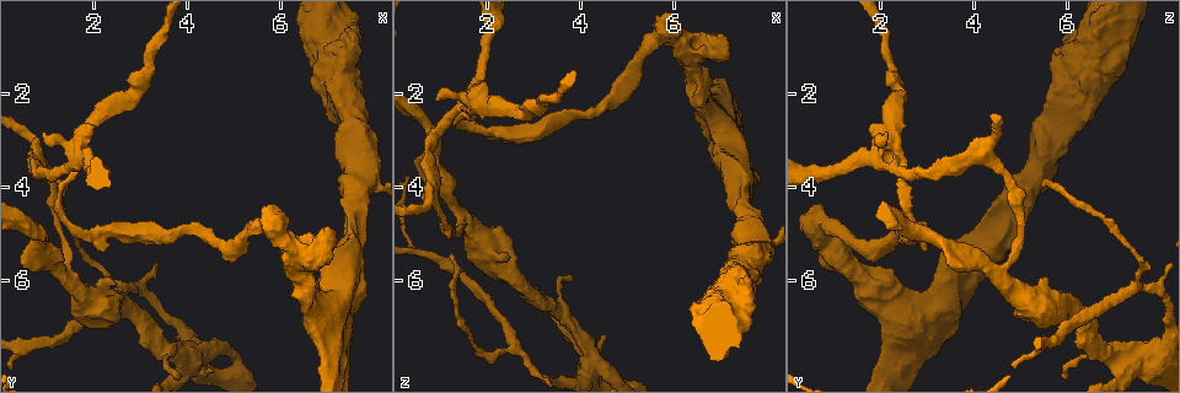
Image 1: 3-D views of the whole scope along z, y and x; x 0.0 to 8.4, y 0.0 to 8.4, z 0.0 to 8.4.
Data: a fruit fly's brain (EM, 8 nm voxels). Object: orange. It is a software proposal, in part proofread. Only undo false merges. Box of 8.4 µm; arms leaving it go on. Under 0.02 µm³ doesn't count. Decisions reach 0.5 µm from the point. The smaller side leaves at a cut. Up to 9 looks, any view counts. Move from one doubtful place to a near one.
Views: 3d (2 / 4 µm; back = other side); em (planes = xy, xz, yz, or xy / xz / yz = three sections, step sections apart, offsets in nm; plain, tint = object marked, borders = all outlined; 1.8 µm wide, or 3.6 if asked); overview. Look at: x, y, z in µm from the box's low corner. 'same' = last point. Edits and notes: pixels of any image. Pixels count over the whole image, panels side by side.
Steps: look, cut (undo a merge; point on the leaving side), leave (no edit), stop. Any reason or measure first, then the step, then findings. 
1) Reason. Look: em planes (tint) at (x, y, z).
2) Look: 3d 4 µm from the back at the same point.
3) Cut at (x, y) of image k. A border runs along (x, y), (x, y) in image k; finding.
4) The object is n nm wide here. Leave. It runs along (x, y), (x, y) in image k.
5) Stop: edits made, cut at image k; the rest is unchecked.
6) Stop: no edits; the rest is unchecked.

Sharp bend. Look: 3d 2 µm at (5.80, 4.85, 0.70).

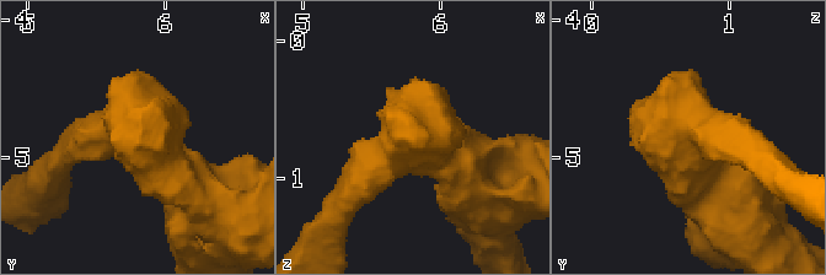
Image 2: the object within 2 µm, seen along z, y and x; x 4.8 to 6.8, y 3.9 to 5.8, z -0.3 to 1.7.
The arms are 220, 360 nm wide; need the tissue. Look: em planes (tint) at (5.84, 4.82, 0.70).

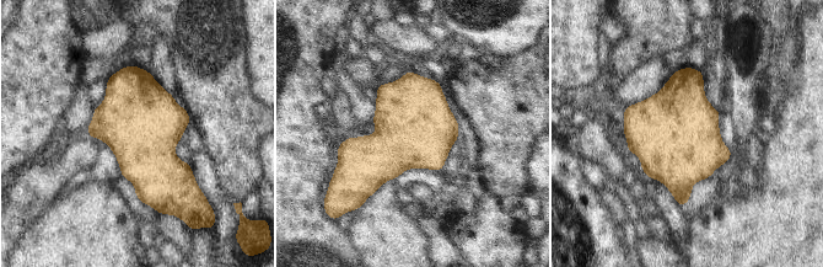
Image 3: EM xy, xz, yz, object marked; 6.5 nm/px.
Leave. One neuron here.

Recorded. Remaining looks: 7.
Three arms meet. Look: 3d 4 µm at (3.85, 7.60, 7.05).

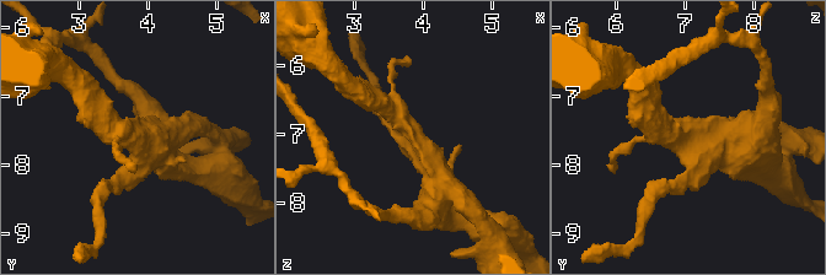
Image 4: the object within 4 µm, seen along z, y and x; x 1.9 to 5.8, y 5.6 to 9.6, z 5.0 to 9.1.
3 arms meet here; the arms are 170, 320, 480 nm wide. Look: em planes (tint) at (3.90, 7.60, 7.05).

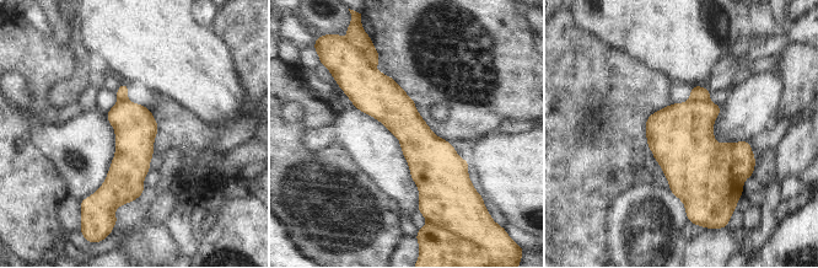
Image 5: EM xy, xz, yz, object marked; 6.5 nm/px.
Leave. It runs along (371, 66), (425, 153), (425, 202) in image 5; continuous, no second neuron.

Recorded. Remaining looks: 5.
Abrupt turn. Look: 3d 4 µm from the back at (2.65, 6.15, 7.50).

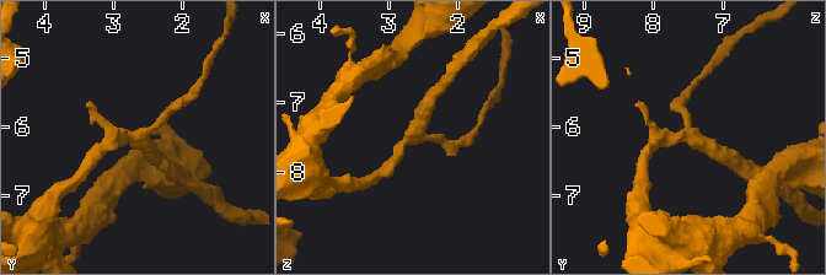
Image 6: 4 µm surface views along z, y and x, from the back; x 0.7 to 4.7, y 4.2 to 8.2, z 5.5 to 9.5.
3 arms meet here; shape alone is not enough. Look: em xz step 8 (tint) at (2.65, 6.15, 7.50).

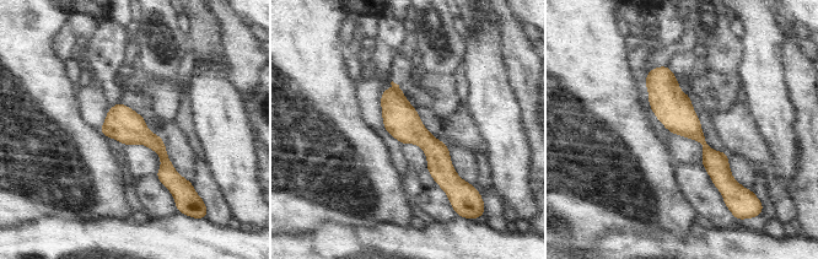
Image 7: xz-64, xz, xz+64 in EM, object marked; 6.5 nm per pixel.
Look: em planes (tint) at the same point.

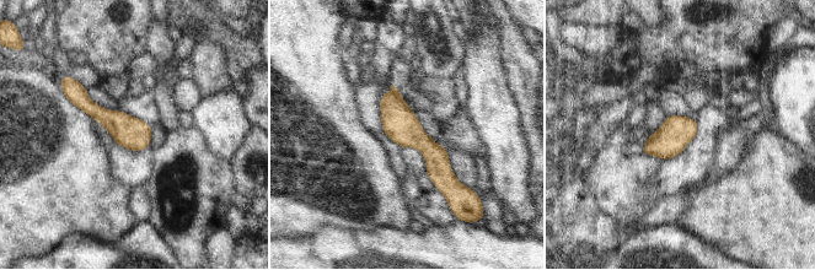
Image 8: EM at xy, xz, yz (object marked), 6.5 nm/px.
Leave. It runs along (384, 97), (437, 157), (454, 189) in image 8; one neuron here.

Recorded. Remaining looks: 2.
Thin arm on a thick one. Look: em planes (tint) at (1.45, 5.75, 4.65).

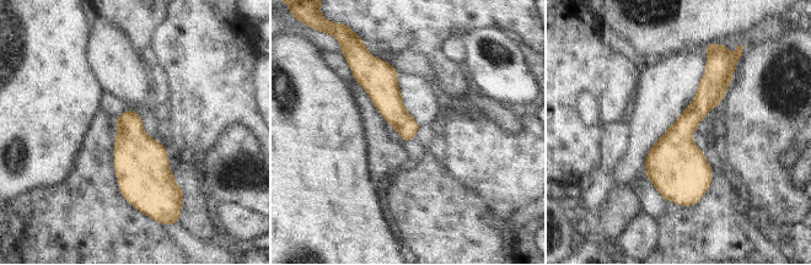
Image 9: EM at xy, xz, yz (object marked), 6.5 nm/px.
Leave. All the same neuron.

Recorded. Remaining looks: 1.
Stop: no edits; the rest is unchecked.

